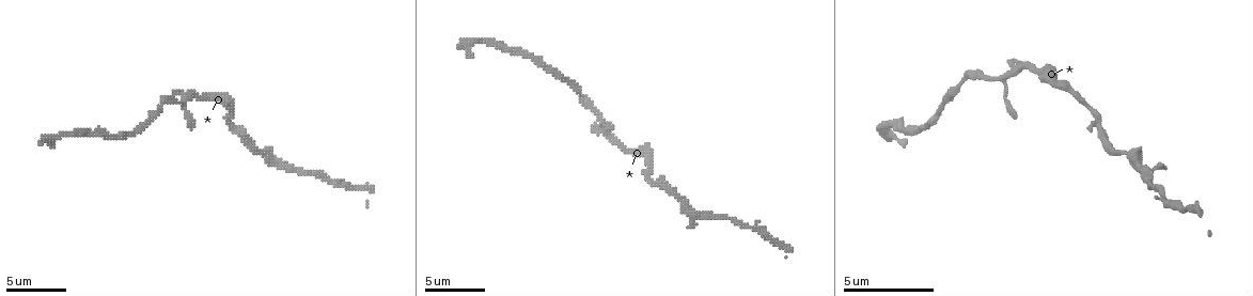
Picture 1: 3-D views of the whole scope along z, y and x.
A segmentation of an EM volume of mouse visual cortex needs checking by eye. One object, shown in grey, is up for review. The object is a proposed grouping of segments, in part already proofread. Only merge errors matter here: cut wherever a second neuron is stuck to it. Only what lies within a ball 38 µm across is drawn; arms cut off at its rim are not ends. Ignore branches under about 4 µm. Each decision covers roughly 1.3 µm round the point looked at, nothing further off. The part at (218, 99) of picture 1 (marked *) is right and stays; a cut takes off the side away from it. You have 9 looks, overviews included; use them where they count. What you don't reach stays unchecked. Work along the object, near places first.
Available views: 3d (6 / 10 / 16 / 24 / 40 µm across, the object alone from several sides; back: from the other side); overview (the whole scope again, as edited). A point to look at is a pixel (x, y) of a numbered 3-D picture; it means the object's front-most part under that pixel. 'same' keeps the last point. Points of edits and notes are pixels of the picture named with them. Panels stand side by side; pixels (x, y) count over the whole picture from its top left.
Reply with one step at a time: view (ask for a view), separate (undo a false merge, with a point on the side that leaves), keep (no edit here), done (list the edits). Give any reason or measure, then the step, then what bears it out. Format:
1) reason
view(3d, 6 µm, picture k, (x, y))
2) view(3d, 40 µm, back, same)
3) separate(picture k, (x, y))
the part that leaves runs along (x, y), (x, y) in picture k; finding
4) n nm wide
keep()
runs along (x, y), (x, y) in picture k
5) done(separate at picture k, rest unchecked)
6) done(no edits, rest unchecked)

three arms meet
view(3d, 16 µm, picture 1, (177, 104))

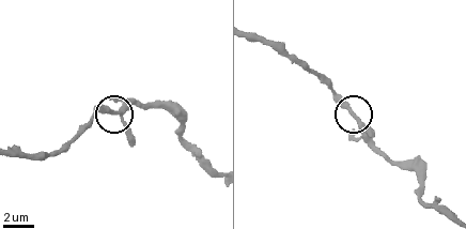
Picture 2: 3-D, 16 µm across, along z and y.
3 arms
keep()
runs along (165, 109), (127, 105), (79, 124) in picture 2; continuous, no second neuron

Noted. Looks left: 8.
narrows sharply
view(3d, 16 µm, picture 1, (560, 79))

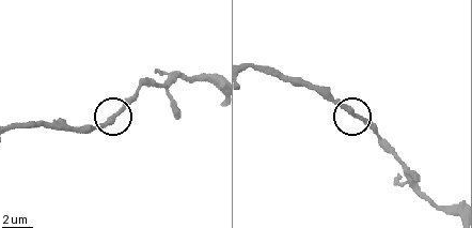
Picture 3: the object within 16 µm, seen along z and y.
270 nm wide
keep()
runs along (450, 211), (436, 207), (420, 192), (408, 168), (326, 89) in picture 3; continuous, no second neuron

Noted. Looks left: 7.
view(3d, 10 µm, picture 1, (236, 130))

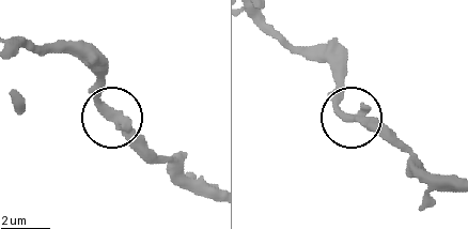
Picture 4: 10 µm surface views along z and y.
view(3d, 6 µm, picture 4, (112, 114))

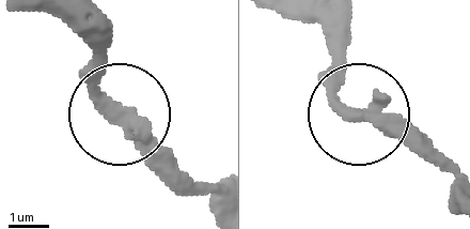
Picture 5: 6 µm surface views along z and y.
keep()
runs along (60, 13), (90, 44), (107, 105), (186, 183) in picture 5; one neuron here

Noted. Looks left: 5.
calibre changes
view(3d, 10 µm, picture 1, (709, 217))

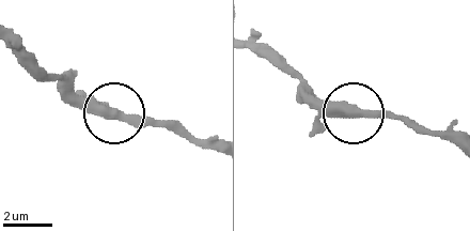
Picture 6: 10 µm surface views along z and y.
keep()
runs along (253, 42), (320, 101), (357, 116), (417, 122) in picture 6; one neuron here

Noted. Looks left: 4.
done(no edits, rest unchecked)

